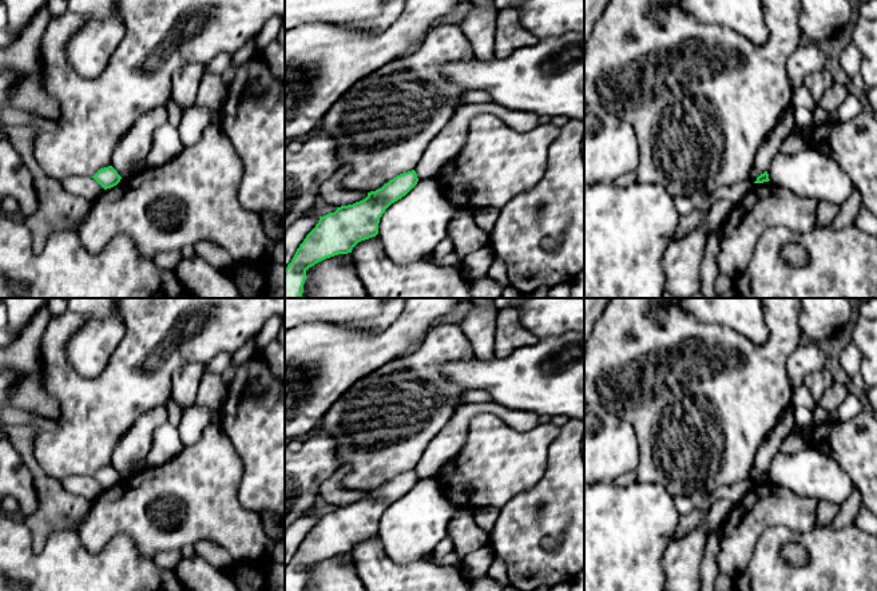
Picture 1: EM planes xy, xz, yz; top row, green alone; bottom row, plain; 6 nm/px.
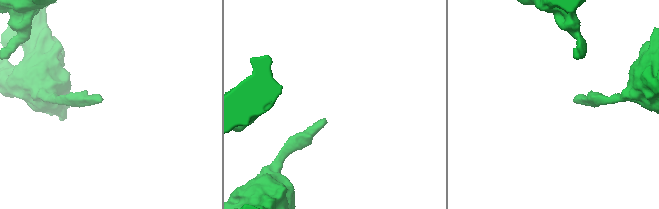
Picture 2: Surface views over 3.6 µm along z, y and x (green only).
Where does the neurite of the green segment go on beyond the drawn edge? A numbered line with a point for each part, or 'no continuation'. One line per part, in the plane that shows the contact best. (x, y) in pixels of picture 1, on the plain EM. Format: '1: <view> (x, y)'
no continuation

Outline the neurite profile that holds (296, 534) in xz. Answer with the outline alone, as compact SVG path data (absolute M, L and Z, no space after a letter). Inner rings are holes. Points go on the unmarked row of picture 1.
M314 512L298 519L285 532L285 568L291 562L297 548L303 542L306 535L316 527L320 516Z

